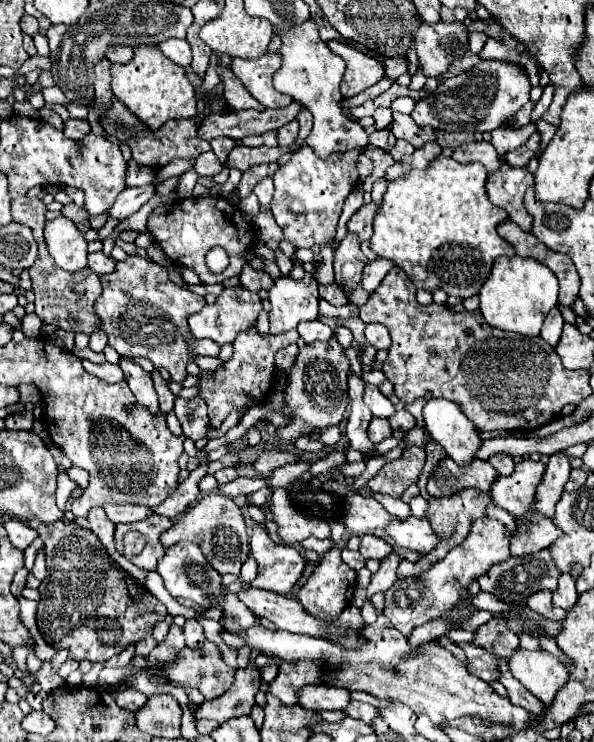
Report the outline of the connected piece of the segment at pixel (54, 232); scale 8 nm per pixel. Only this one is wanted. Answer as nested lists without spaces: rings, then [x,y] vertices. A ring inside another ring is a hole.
[[[66,216],[48,220],[44,226],[44,236],[50,256],[62,270],[80,272],[86,268],[88,242],[72,220]]]

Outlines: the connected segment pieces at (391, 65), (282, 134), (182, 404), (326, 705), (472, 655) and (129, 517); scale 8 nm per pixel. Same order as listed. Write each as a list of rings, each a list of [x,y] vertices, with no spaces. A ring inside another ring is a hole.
[[[400,56],[400,58],[384,58],[384,66],[386,66],[386,76],[396,80],[398,76],[406,74],[408,72],[408,58],[406,56]]]
[[[292,120],[292,122],[288,122],[288,124],[284,124],[280,130],[278,130],[278,144],[280,146],[292,146],[294,142],[296,142],[296,138],[298,138],[298,122],[296,120]]]
[[[198,396],[198,398],[192,398],[192,400],[184,400],[184,398],[176,398],[176,416],[182,424],[182,430],[184,434],[190,438],[190,440],[200,440],[202,436],[208,434],[208,428],[210,428],[210,422],[208,422],[208,412],[206,412],[206,404],[204,400]]]
[[[308,686],[300,692],[300,704],[310,710],[346,710],[350,704],[350,690],[334,686]]]
[[[458,642],[466,654],[466,668],[472,676],[482,678],[484,682],[498,682],[500,678],[500,658],[492,652],[474,646],[472,642]]]
[[[106,504],[104,510],[106,510],[106,516],[108,516],[114,524],[138,522],[138,520],[144,520],[144,518],[148,518],[148,516],[154,514],[150,508],[134,506],[134,504]]]

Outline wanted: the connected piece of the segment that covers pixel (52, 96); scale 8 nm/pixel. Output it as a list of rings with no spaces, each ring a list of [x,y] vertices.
[[[42,88],[42,96],[46,100],[46,104],[70,104],[70,100],[66,100],[66,96],[62,94],[60,88]]]

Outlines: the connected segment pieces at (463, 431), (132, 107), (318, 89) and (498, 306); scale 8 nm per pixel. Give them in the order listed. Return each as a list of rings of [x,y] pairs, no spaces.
[[[446,398],[428,400],[424,406],[424,422],[434,442],[438,442],[456,464],[468,468],[476,460],[482,448],[480,430],[454,402]]]
[[[138,46],[130,64],[112,66],[114,96],[148,128],[160,128],[168,120],[196,116],[196,88],[186,78],[186,70],[166,60],[156,46]]]
[[[312,18],[308,22],[304,22],[302,26],[296,26],[288,32],[280,32],[280,38],[282,38],[280,54],[284,58],[284,66],[276,72],[274,86],[278,92],[290,94],[296,102],[306,106],[310,110],[310,114],[314,116],[314,128],[308,134],[306,144],[322,160],[330,158],[332,154],[344,154],[346,150],[354,150],[354,148],[364,150],[370,144],[368,134],[360,126],[360,122],[356,122],[354,118],[344,114],[344,108],[342,108],[344,98],[338,90],[344,68],[346,68],[344,60],[338,54],[330,52],[326,42],[320,40],[318,28]]]
[[[500,256],[480,290],[480,312],[484,320],[500,330],[538,336],[548,312],[558,306],[558,280],[554,272],[534,258]]]

